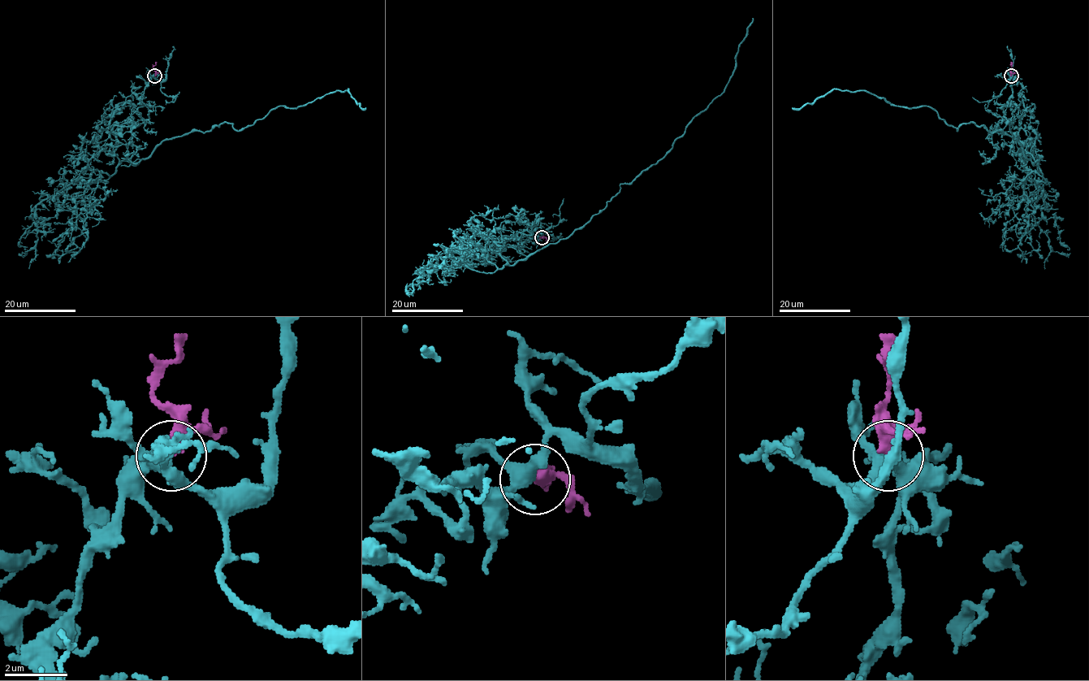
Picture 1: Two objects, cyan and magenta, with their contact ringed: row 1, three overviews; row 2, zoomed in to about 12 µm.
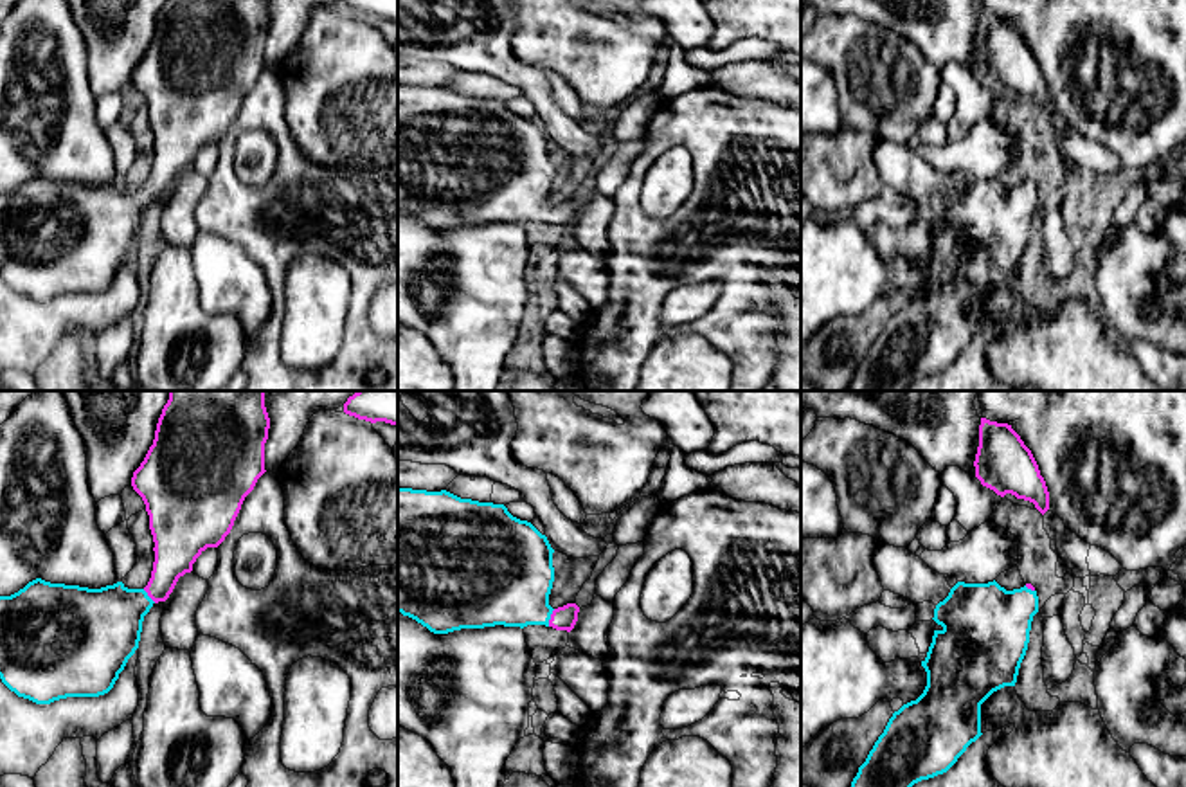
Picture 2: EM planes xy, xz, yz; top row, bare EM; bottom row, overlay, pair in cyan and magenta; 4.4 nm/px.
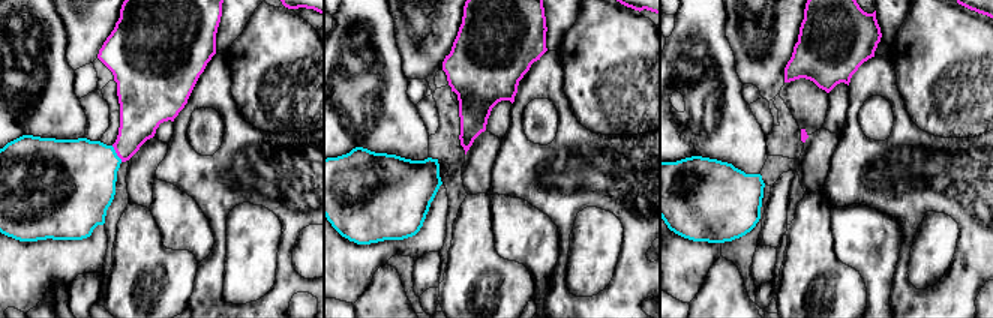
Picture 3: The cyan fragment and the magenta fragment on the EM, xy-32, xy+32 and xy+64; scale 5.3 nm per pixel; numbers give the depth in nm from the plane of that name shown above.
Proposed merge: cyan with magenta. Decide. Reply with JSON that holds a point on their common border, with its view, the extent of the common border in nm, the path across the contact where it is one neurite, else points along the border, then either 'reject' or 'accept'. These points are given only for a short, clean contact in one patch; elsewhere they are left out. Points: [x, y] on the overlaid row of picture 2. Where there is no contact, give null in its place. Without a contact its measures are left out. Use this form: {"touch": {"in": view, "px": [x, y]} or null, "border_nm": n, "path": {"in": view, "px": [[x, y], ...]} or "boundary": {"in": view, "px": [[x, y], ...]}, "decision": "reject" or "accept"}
{"touch": {"in": "xz", "px": [549, 618]}, "border_nm": 90, "path": {"in": "xz", "px": [[508, 580], [549, 618], [564, 618]]}, "decision": "accept"}

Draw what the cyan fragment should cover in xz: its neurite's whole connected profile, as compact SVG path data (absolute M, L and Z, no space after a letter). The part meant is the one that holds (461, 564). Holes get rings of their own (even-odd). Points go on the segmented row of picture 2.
M398 488L398 612L434 634L484 627L545 625L571 632L580 607L567 603L553 609L549 594L554 582L549 540L531 522L513 517L504 504L461 499L446 490L427 492Z

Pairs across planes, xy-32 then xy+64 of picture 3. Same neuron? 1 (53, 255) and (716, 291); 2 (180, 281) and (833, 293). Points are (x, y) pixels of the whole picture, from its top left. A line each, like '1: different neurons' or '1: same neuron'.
1: different neurons
2: same neuron

